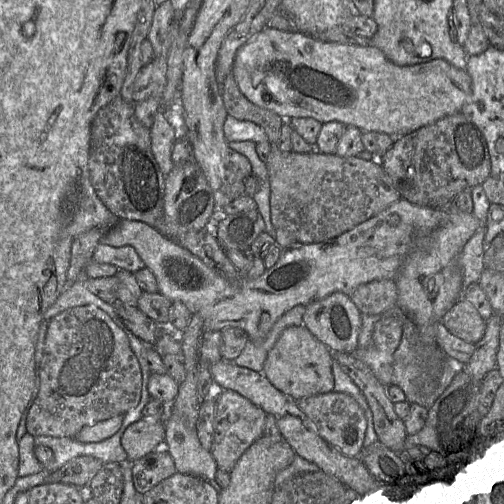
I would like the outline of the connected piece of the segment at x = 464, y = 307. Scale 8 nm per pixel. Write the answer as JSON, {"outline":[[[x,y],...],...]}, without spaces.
{"outline":[[[465,299],[458,301],[446,313],[442,323],[450,334],[474,346],[484,338],[487,329],[478,311]]]}

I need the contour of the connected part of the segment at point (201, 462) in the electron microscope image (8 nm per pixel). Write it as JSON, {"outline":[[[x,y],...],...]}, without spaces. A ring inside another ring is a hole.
{"outline":[[[169,407],[165,419],[165,441],[160,449],[165,449],[172,456],[177,473],[214,481],[218,467],[211,451],[202,447],[196,427],[170,413]]]}

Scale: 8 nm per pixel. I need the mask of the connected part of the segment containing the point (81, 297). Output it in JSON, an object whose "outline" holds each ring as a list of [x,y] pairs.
{"outline":[[[84,274],[77,279],[68,289],[64,290],[57,300],[46,310],[43,321],[49,321],[55,315],[76,306],[95,305],[107,313],[111,319],[122,329],[125,330],[121,323],[124,323],[118,315],[115,307],[103,301],[91,293],[85,286],[88,278]]]}

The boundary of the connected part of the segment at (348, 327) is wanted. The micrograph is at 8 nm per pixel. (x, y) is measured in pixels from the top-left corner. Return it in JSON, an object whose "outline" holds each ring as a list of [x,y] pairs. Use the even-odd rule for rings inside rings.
{"outline":[[[334,292],[307,305],[302,325],[333,353],[352,353],[358,345],[361,312],[350,295]]]}

